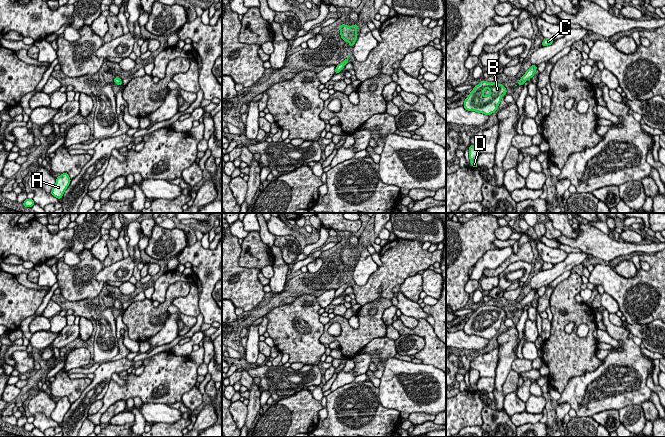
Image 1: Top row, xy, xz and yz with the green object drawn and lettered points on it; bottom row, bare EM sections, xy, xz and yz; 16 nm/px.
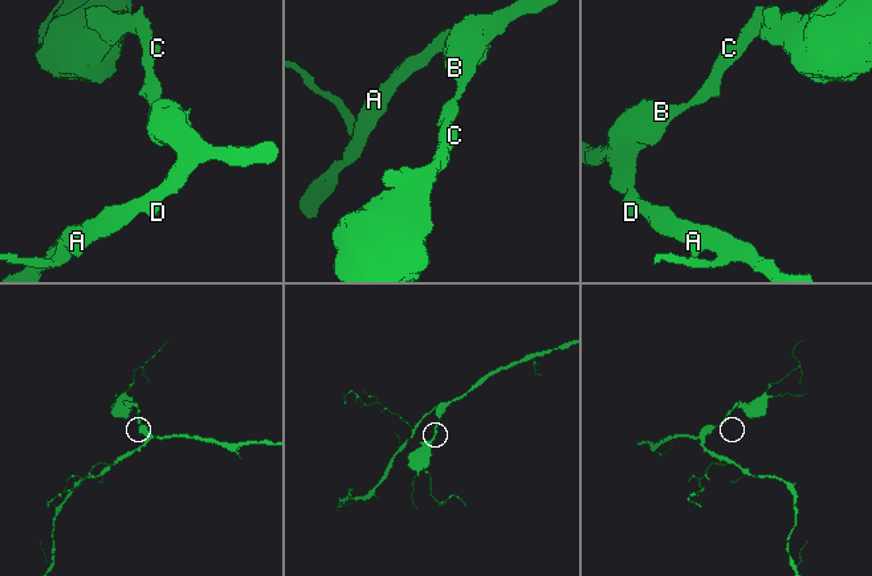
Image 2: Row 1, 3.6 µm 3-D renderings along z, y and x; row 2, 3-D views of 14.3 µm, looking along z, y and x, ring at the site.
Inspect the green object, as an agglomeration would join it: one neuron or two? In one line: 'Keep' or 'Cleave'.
Keep

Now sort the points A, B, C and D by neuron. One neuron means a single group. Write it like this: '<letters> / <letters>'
A B C D

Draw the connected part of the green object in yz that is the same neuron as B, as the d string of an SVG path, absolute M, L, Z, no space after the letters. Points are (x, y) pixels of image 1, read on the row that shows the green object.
M482 80L467 96L463 107L467 111L475 111L489 116L497 110L506 93L507 89L504 85Z

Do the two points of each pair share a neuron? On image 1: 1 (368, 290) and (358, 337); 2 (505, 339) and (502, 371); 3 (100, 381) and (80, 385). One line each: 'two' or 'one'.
1: two
2: one
3: two

